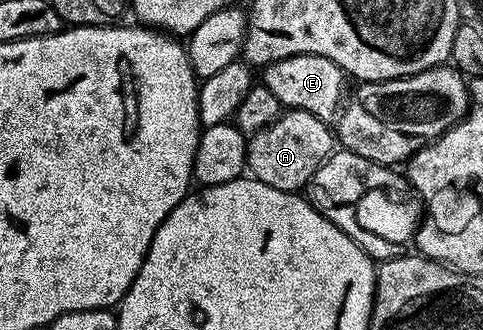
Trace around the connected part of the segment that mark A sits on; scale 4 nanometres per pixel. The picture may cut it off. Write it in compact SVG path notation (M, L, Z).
M284 110L277 121L256 131L247 141L246 170L265 185L282 191L302 192L313 173L328 159L333 150L333 131L313 113Z

